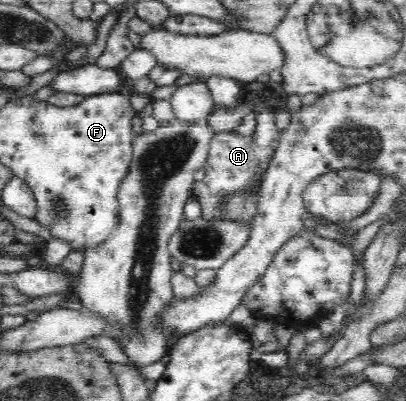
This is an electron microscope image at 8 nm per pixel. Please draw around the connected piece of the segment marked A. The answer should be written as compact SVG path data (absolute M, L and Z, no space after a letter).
M263 108L256 112L256 128L253 135L242 136L233 131L216 133L209 144L208 162L202 180L192 183L191 197L199 197L201 217L218 220L219 214L215 210L225 193L232 193L235 189L245 190L252 185L255 171L264 171L270 163L274 150L279 145L280 132L275 125L275 111Z

